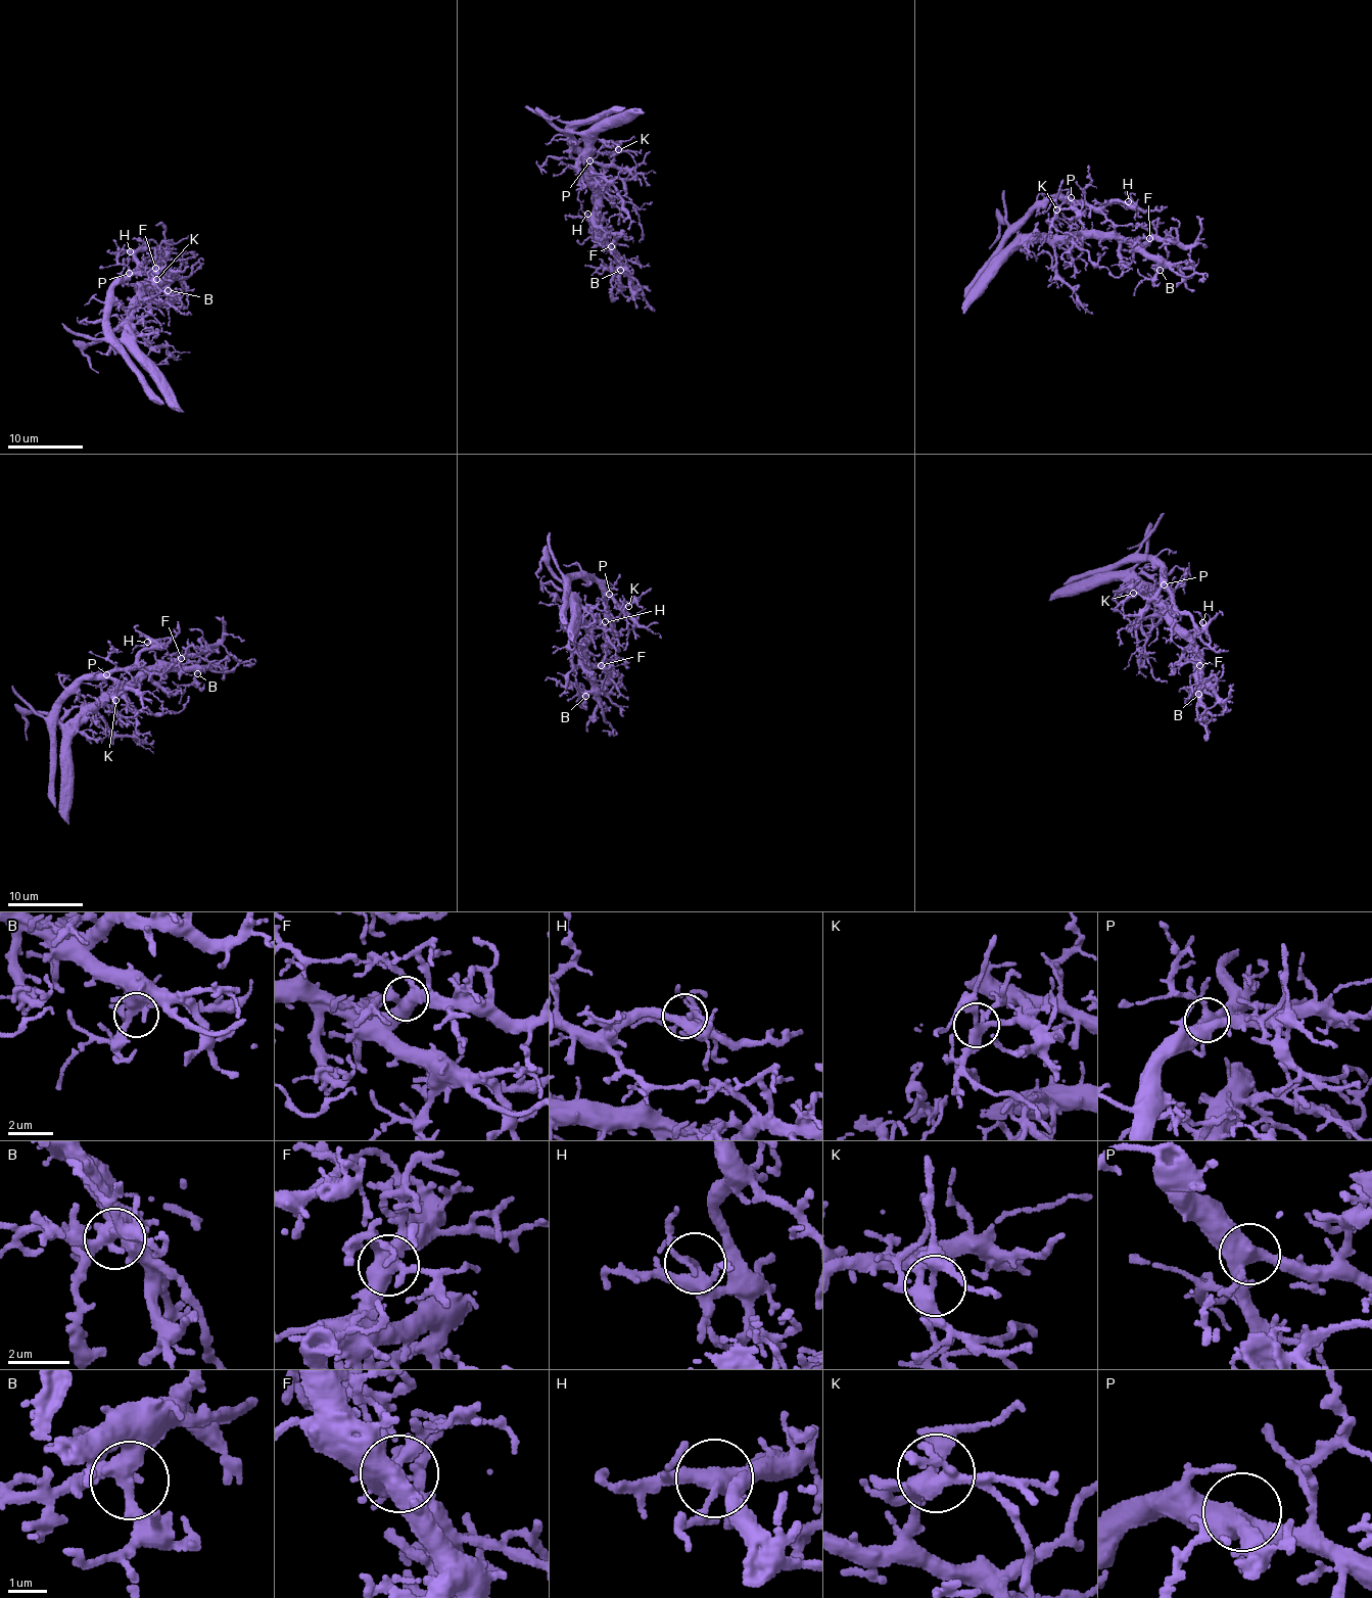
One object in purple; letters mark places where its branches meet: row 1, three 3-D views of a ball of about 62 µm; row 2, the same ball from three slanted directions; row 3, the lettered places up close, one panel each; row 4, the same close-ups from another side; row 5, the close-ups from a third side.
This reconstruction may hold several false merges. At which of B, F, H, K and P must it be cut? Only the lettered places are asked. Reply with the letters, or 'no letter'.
no letter

